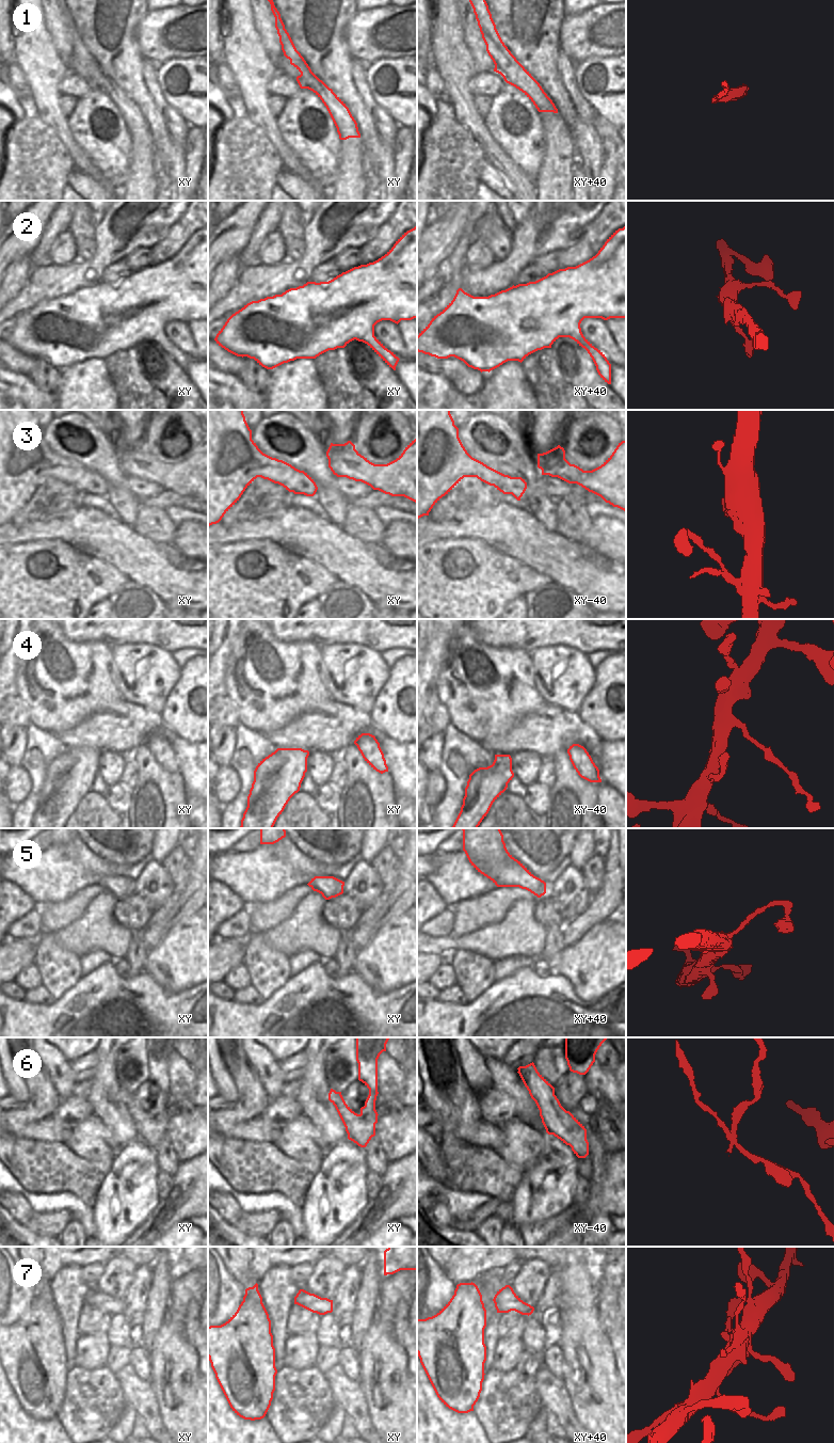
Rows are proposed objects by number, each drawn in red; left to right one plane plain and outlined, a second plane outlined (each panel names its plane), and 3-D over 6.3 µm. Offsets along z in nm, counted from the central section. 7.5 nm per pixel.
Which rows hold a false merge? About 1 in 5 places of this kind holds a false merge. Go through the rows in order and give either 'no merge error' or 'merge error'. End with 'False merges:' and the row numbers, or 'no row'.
1: no merge error
2: no merge error
3: no merge error
4: merge error
5: no merge error
6: merge error
7: no merge error
False merges: 4, 6

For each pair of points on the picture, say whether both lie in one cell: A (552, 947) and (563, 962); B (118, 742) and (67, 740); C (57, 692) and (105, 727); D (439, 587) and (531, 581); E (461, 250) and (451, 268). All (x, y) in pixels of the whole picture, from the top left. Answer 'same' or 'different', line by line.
A: different
B: same
C: different
D: same
E: same

